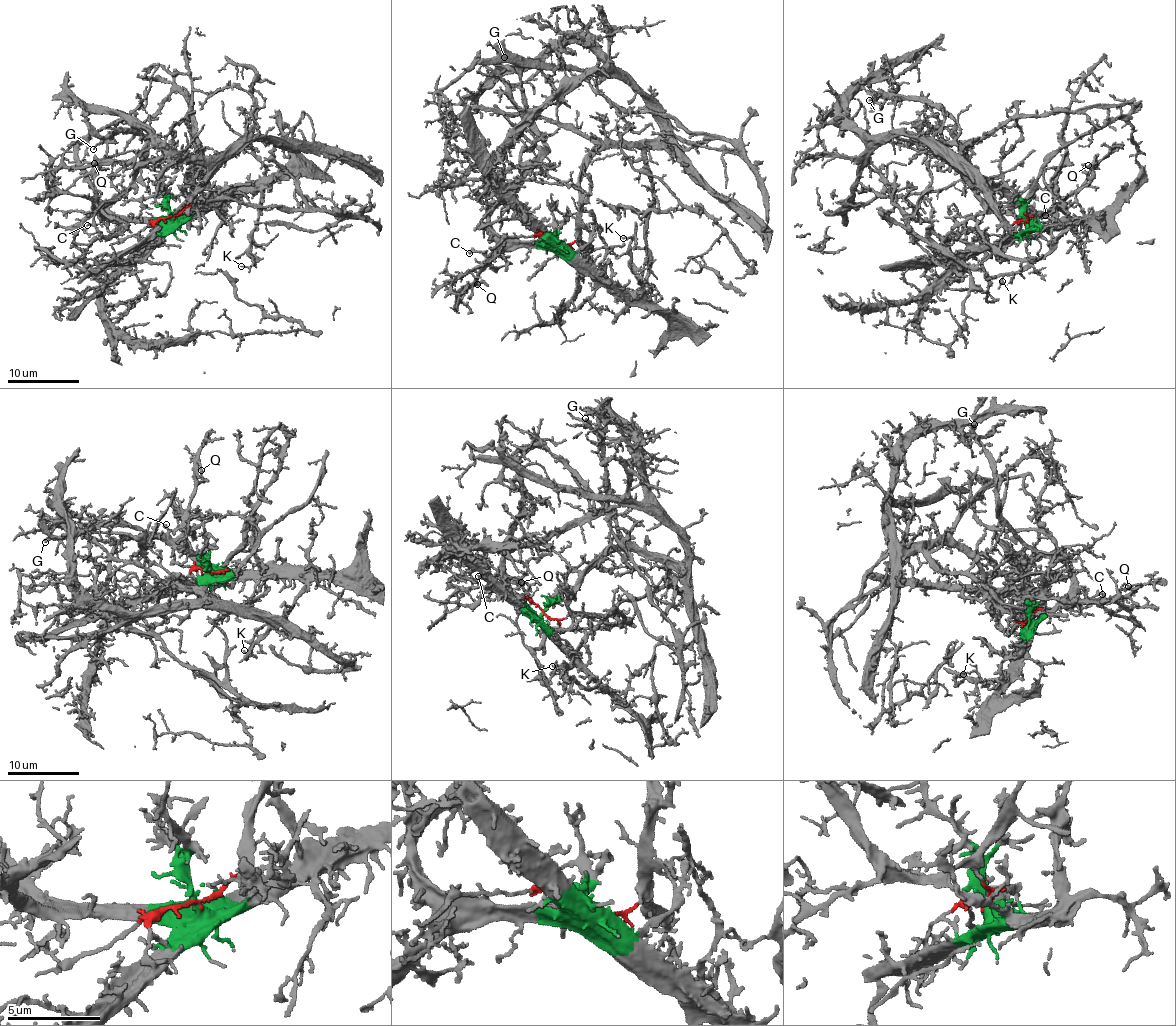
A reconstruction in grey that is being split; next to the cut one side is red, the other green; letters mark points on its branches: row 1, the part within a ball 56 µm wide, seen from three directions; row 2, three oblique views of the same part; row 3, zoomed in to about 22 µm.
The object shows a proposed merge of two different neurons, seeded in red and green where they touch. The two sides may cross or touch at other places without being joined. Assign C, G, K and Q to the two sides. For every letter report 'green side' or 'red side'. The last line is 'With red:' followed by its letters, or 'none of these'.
C: green side
G: green side
K: green side
Q: green side
With red: none of these

